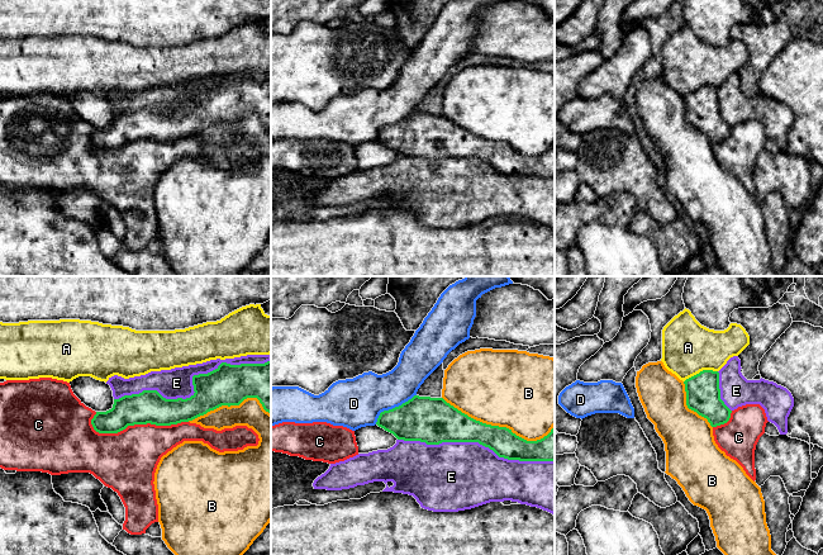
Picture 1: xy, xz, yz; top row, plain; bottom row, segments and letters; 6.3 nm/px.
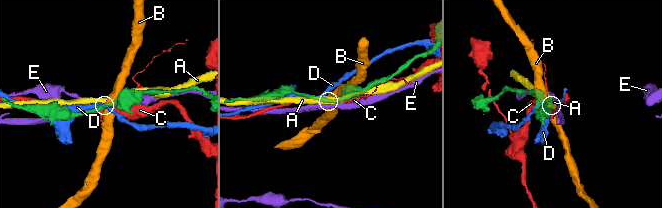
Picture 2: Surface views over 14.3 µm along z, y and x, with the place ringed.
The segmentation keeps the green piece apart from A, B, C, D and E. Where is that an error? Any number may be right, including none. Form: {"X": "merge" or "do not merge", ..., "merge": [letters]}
{"A": "do not merge", "B": "do not merge", "C": "do not merge", "D": "do not merge", "E": "do not merge", "merge": []}

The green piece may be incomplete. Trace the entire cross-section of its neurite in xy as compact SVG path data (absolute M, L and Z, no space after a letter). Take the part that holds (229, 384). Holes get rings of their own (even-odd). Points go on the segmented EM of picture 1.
M271 360L241 365L222 362L208 374L194 375L192 385L195 393L186 399L166 399L157 390L114 399L113 408L96 412L91 424L99 433L118 433L134 424L171 426L222 405L239 405L247 398L257 398L271 413Z

